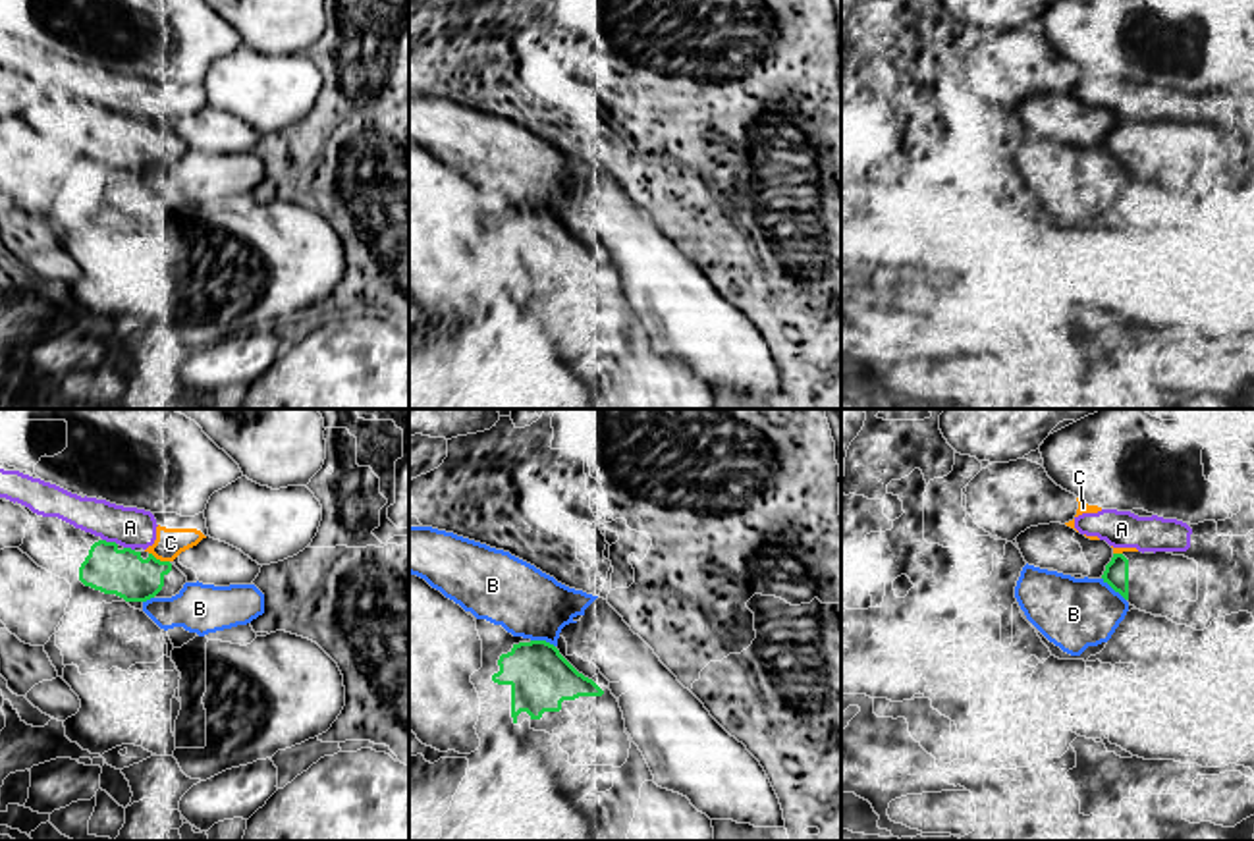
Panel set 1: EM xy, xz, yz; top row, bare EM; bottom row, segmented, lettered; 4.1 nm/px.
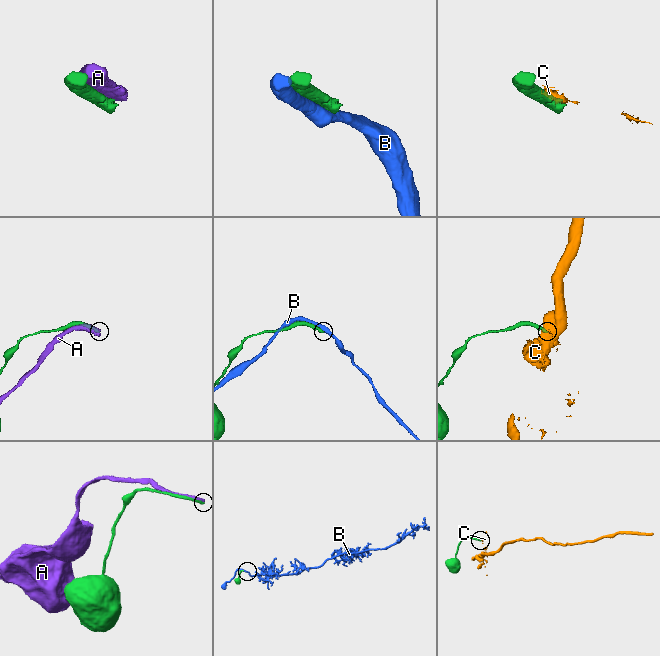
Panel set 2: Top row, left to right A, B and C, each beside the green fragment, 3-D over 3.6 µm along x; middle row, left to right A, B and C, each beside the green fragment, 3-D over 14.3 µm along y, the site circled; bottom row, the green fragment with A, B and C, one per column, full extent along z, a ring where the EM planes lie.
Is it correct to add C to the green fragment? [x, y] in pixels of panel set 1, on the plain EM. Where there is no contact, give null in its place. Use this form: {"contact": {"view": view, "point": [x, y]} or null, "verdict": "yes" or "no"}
{"contact": {"view": "xy", "point": [159, 128]}, "verdict": "no"}

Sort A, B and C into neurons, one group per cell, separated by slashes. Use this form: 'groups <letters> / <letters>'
groups A C / B

